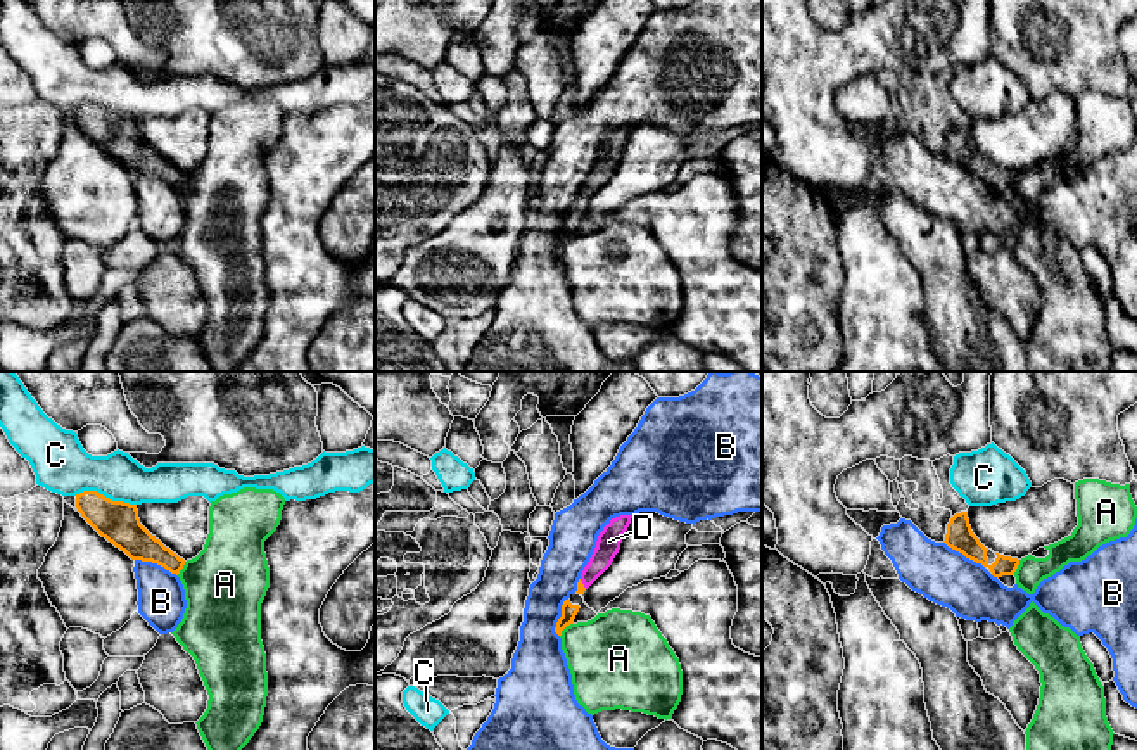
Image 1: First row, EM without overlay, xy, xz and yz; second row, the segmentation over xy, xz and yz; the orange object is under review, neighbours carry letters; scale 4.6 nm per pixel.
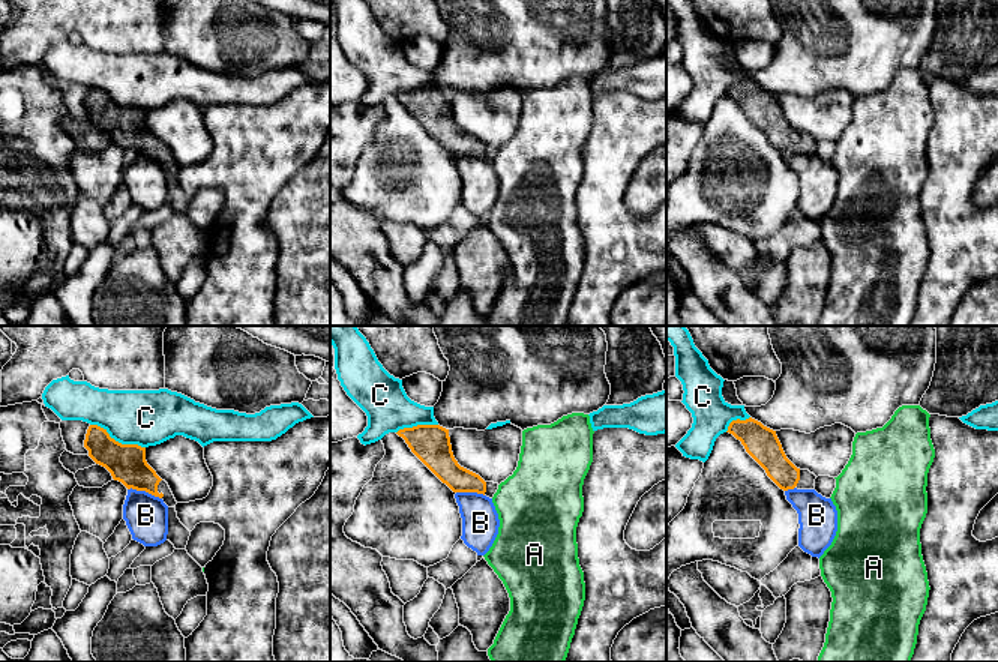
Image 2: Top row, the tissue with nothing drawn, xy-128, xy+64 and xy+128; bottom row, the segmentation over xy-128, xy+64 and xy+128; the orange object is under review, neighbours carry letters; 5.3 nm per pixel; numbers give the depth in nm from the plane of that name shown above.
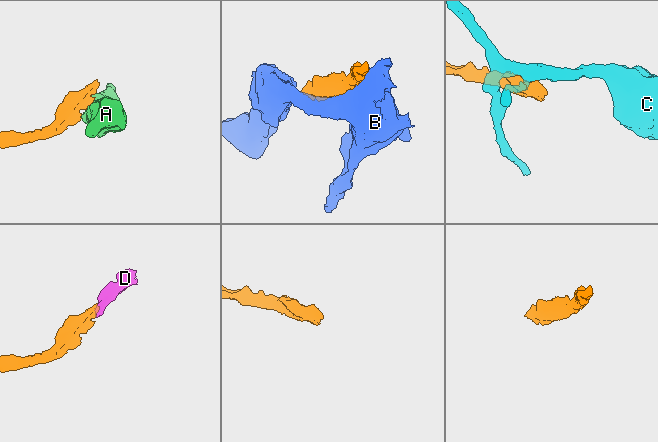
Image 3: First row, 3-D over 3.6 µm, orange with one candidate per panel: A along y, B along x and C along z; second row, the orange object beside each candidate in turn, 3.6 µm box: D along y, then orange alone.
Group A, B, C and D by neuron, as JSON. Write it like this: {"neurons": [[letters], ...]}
{"neurons": [["A"], ["B"], ["C"], ["D"]]}

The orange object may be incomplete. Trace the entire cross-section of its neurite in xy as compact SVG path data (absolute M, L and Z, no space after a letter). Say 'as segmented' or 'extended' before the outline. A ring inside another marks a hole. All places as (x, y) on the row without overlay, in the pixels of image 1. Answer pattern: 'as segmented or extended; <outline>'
as segmented; M83 104L76 107L76 121L102 150L131 173L157 176L176 188L183 181L185 173L140 137L137 118L112 114L97 104Z

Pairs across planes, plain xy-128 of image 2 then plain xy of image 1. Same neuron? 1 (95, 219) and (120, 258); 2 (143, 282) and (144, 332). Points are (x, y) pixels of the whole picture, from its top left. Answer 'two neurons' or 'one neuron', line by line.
1: two neurons
2: one neuron

